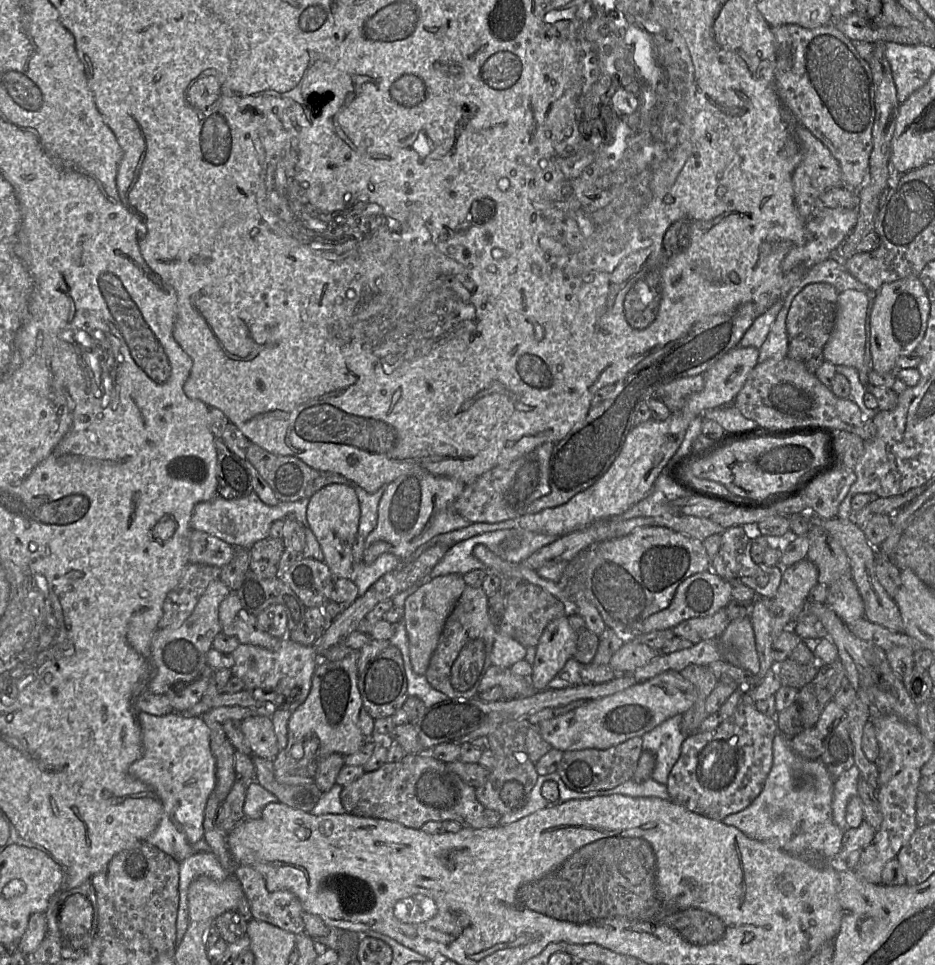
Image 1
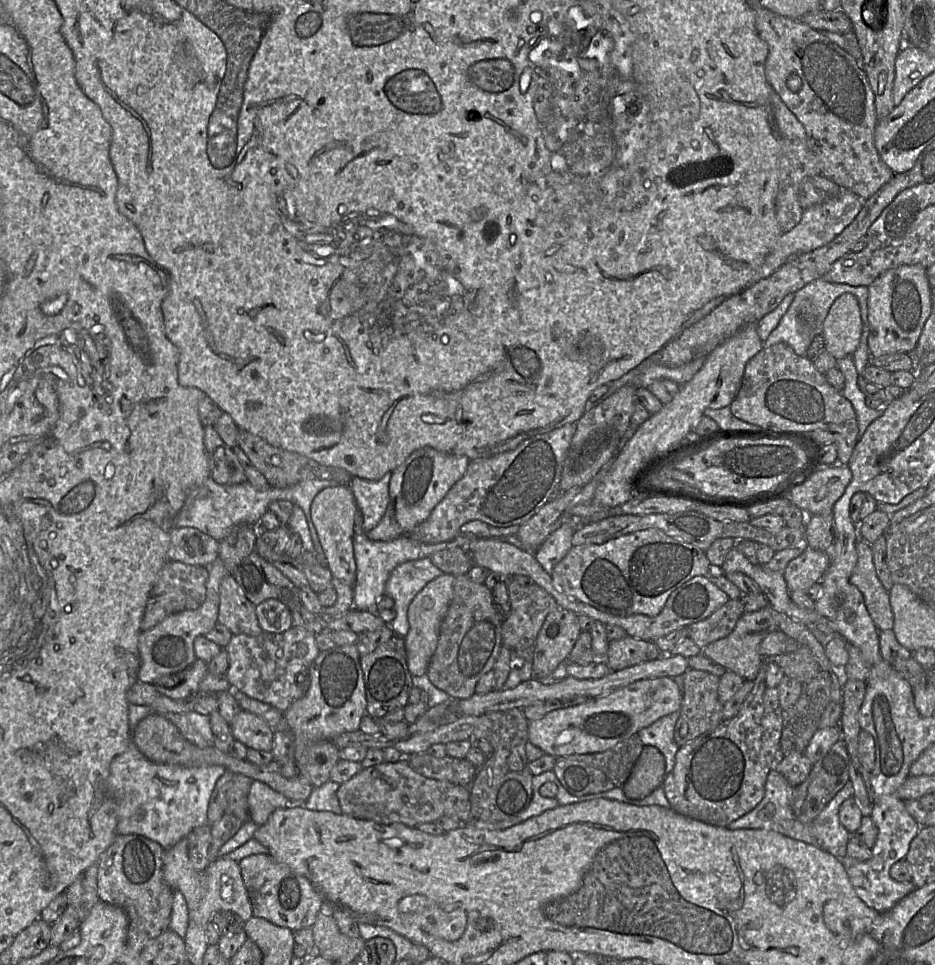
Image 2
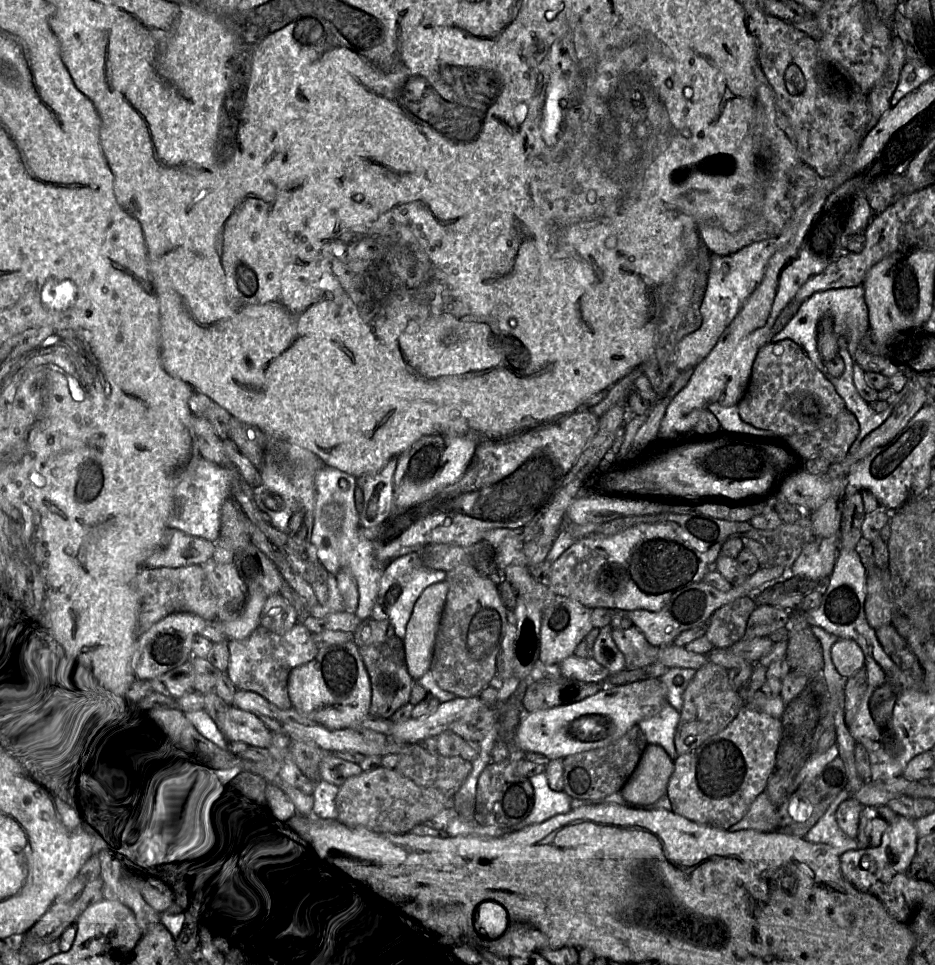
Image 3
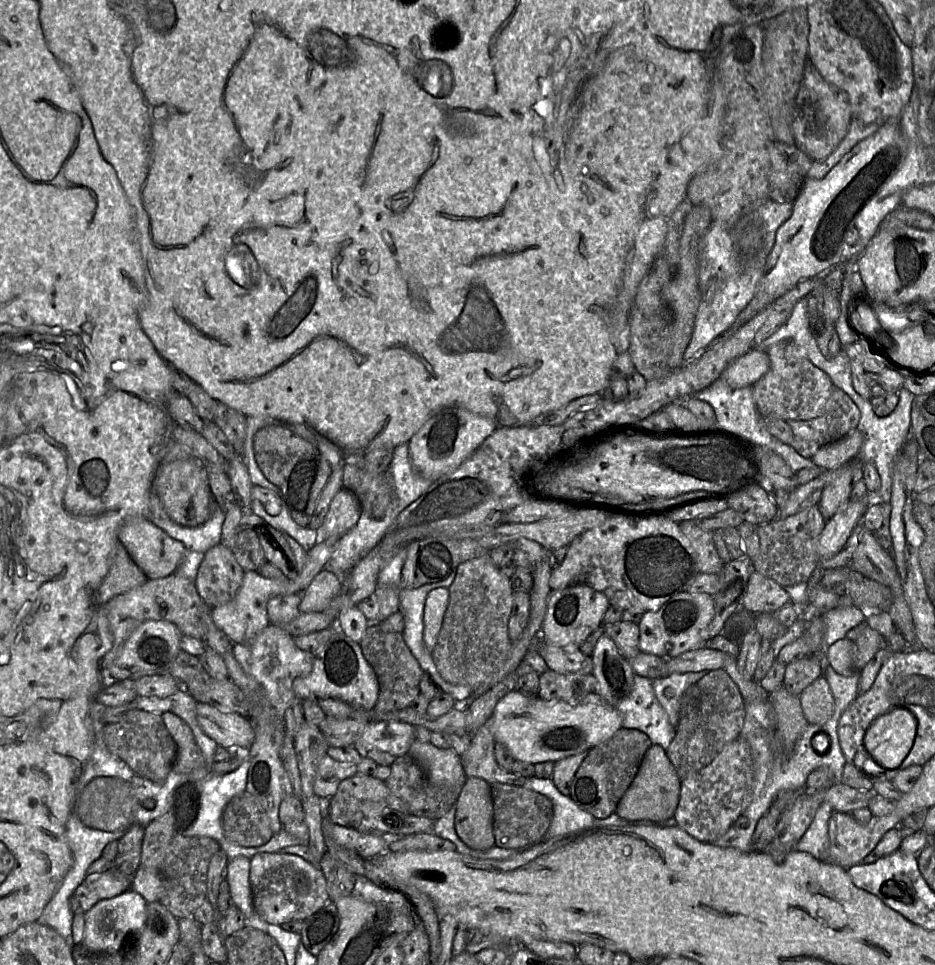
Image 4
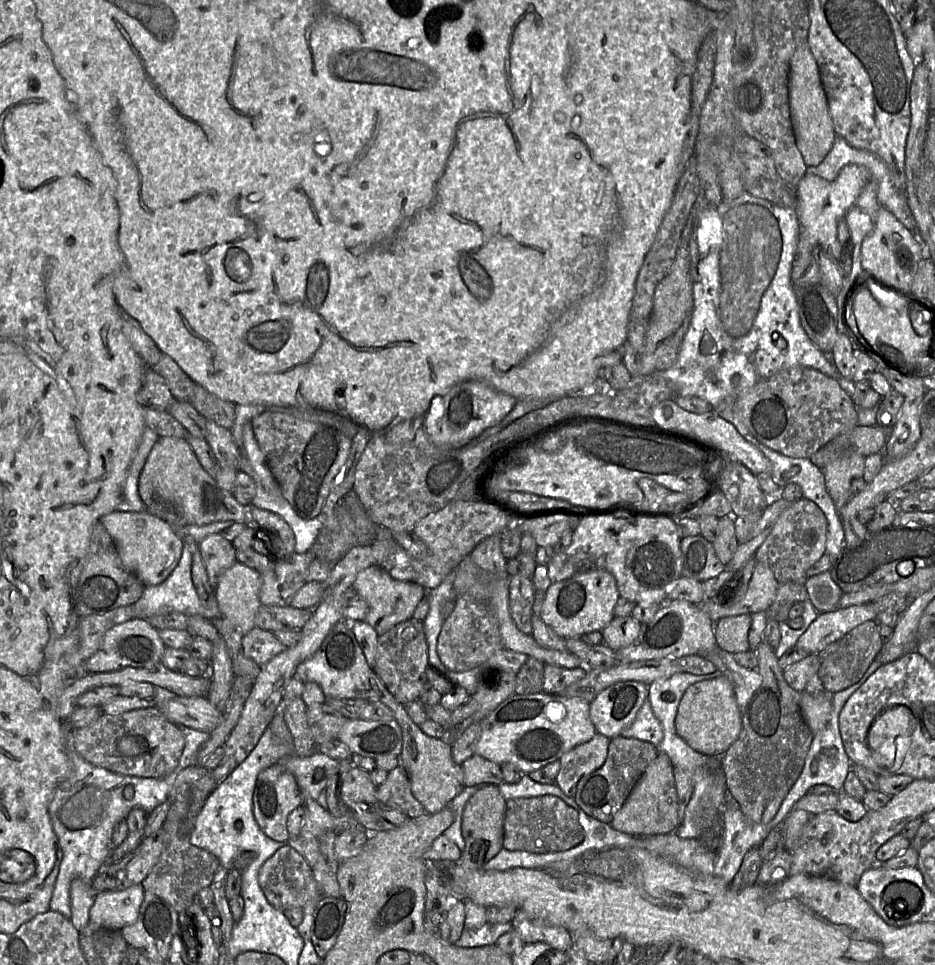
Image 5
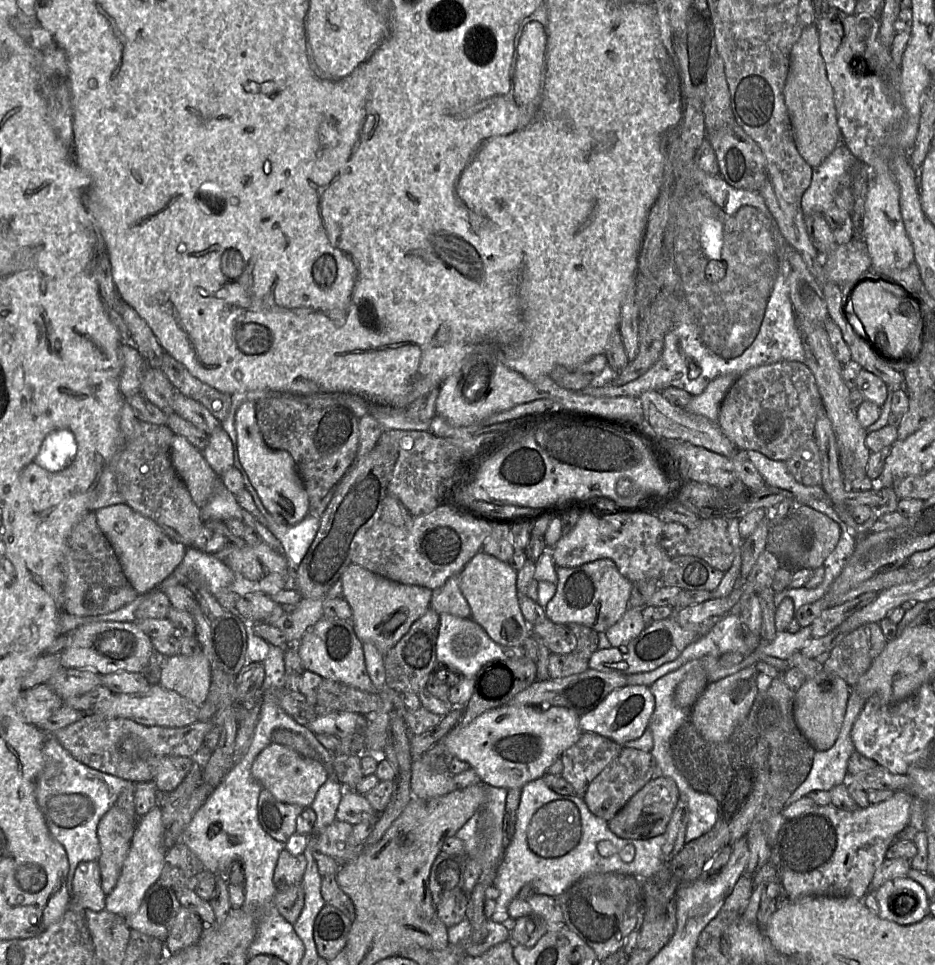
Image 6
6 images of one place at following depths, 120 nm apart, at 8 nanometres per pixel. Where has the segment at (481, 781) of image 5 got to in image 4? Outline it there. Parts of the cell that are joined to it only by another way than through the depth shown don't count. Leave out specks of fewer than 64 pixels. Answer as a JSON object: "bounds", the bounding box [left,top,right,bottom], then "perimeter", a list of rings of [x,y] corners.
{"bounds":[461,721,527,785],"perimeter":[[[488,721],[471,738],[469,748],[461,755],[467,778],[476,777],[493,783],[522,785],[527,778],[500,767],[494,756],[494,738]]]}

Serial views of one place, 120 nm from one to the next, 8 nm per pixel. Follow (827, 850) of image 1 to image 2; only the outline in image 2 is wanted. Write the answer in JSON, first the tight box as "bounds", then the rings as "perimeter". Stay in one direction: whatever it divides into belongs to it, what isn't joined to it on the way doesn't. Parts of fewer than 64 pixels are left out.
{"bounds":[727,766,819,846],"perimeter":[[[774,766],[770,770],[765,784],[765,794],[760,803],[749,813],[741,816],[727,825],[730,830],[737,829],[763,829],[780,833],[787,837],[800,840],[807,844],[819,846],[816,837],[812,833],[812,823],[803,824],[795,816],[792,808],[794,788],[781,775]]]}

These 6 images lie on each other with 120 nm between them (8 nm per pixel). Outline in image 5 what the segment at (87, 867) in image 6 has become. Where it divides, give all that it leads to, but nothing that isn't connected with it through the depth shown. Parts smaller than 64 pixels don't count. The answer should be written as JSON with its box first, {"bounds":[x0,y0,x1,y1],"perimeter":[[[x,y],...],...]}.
{"bounds":[70,878,95,932],"perimeter":[[[75,878],[70,884],[71,922],[80,932],[89,923],[89,912],[95,900],[91,881]]]}

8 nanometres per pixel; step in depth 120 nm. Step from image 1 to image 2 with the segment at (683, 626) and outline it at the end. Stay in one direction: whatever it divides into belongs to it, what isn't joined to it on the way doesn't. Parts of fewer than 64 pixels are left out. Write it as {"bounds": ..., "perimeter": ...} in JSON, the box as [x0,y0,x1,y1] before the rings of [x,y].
{"bounds":[687,598,742,649],"perimeter":[[[740,598],[729,599],[709,617],[687,626],[688,637],[703,649],[710,643],[727,637],[742,615]]]}

